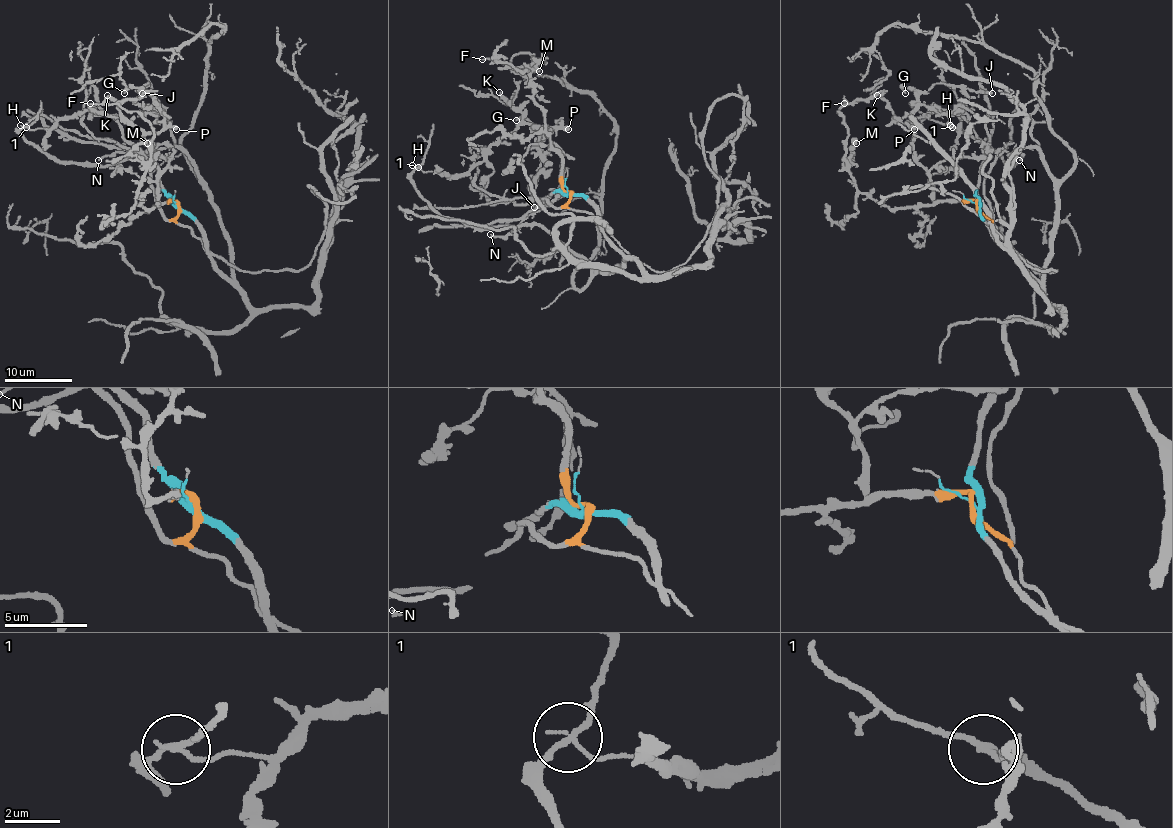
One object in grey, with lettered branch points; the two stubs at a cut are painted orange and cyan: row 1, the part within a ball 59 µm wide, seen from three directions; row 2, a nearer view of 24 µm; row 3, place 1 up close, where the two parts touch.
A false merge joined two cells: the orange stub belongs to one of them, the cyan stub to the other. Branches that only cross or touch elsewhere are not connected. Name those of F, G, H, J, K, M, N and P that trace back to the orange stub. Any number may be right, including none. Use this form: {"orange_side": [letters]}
{"orange_side": ["F", "G", "H", "J", "K", "M", "N", "P"]}

